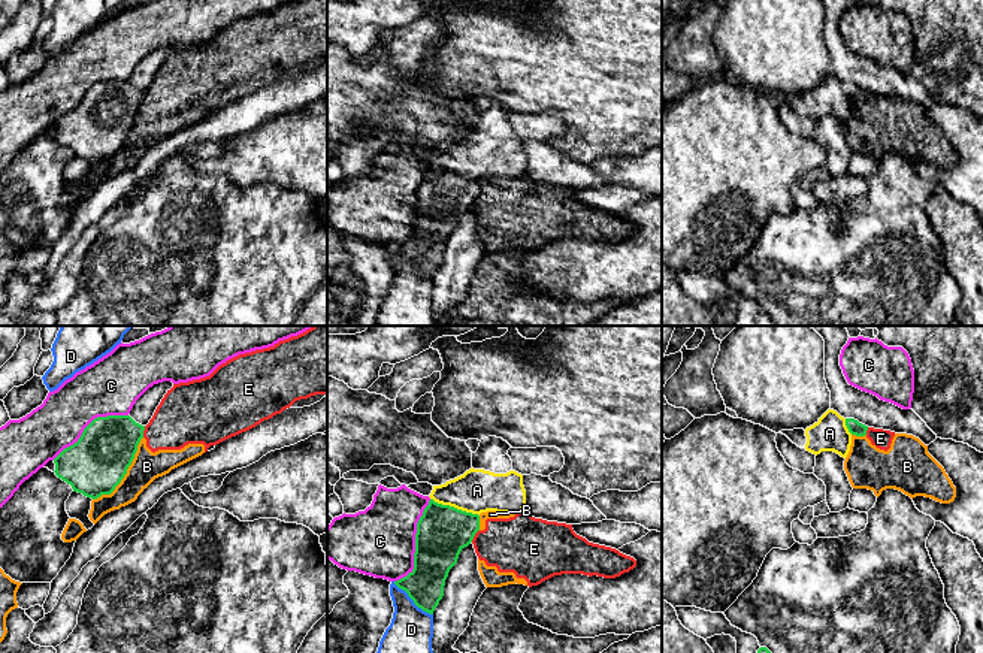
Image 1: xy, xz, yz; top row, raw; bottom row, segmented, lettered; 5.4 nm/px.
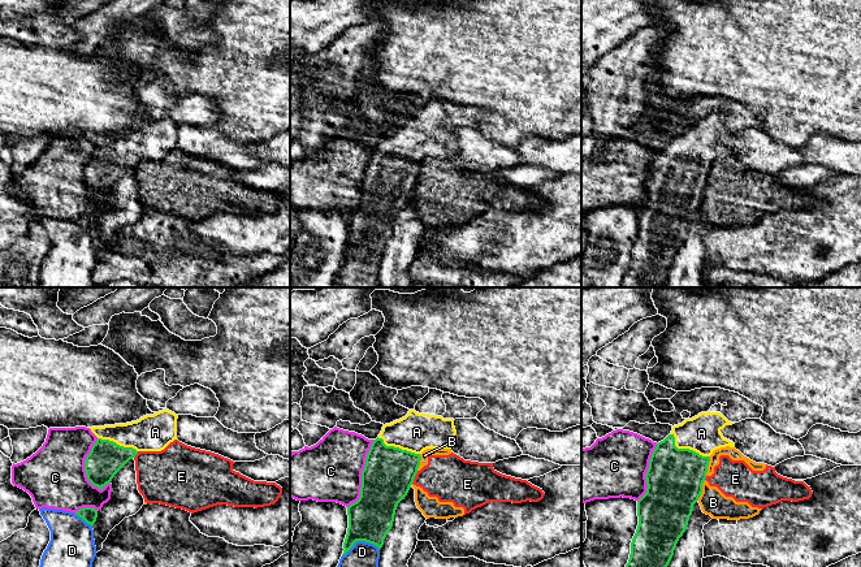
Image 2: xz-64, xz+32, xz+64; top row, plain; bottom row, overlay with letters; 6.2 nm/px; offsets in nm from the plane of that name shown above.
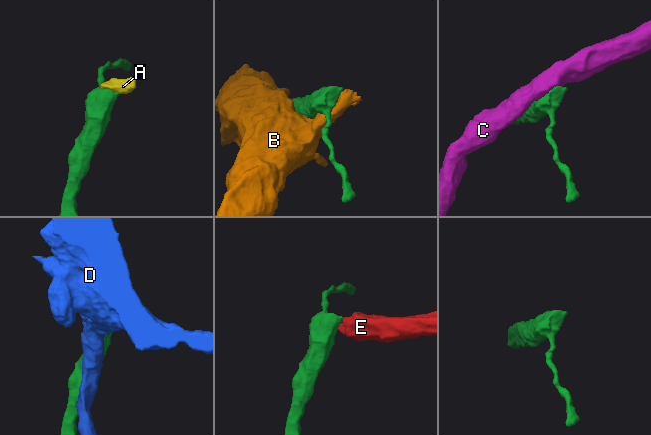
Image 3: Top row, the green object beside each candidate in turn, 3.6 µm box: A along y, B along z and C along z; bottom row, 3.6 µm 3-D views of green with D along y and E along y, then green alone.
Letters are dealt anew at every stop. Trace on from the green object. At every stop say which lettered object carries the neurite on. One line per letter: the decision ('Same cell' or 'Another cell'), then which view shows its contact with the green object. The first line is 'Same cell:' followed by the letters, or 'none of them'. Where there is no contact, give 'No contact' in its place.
Same cell: A
A: Same cell. Touches green in xz
B: Another cell. Touches green in xy
C: Another cell. Touches green in xz
D: Another cell. Touches green in xz
E: Another cell. Touches green in xz

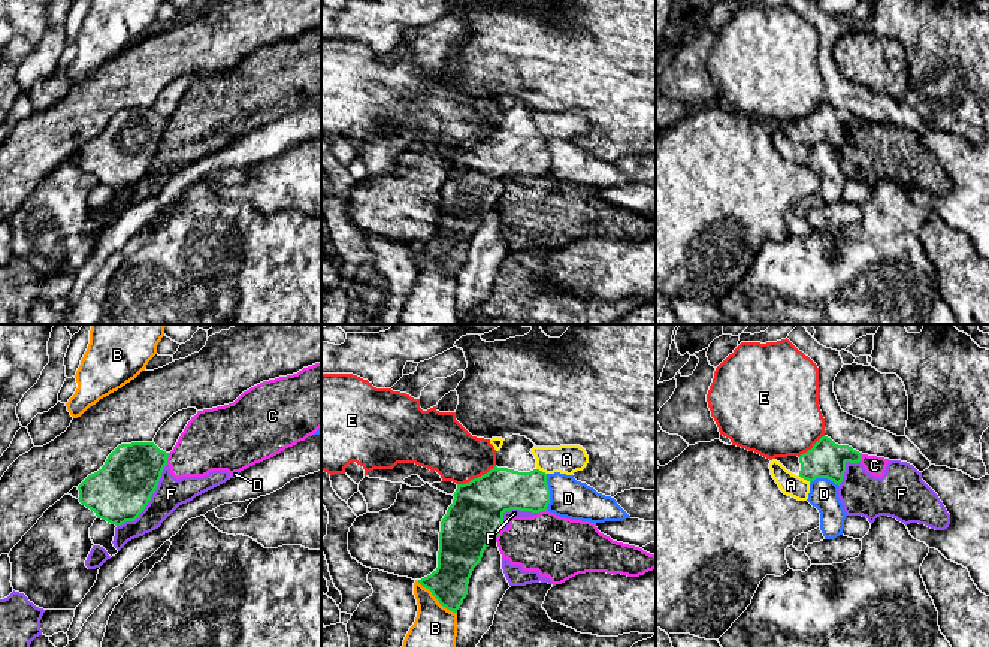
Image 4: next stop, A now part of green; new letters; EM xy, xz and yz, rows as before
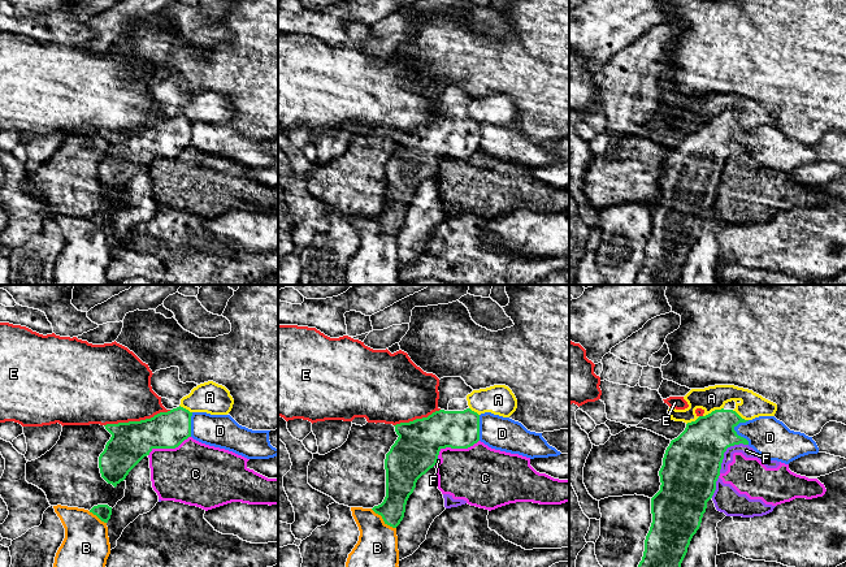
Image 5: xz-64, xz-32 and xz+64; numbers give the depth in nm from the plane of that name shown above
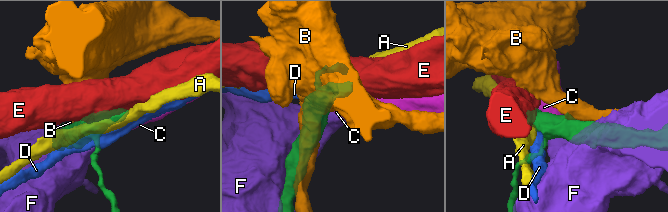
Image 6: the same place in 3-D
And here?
Same cell: none of them
A: Another cell. Touches green in yz
B: Another cell. Touches green in xz
C: Another cell. Touches green in xz
D: Another cell. Touches green in xz
E: Another cell. Touches green in xz
F: Another cell. Touches green in xy

